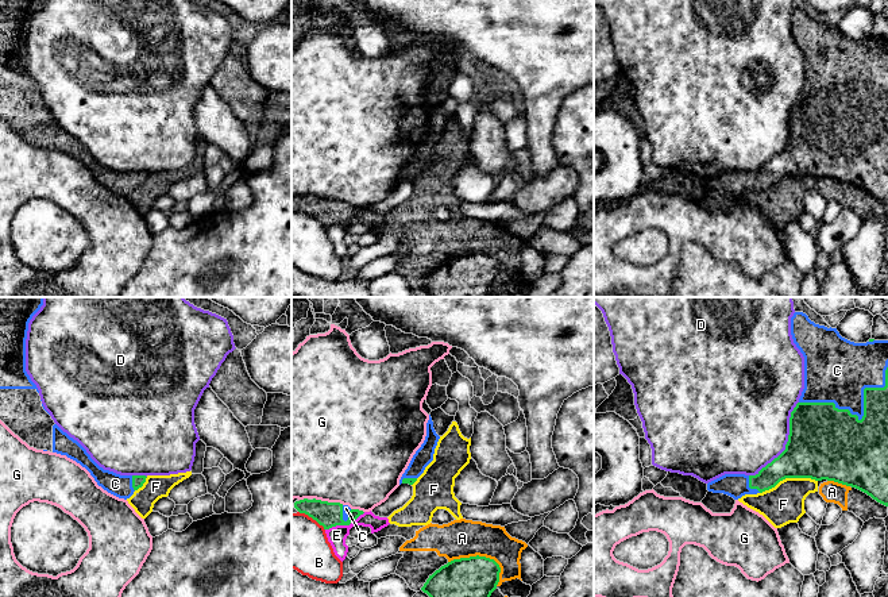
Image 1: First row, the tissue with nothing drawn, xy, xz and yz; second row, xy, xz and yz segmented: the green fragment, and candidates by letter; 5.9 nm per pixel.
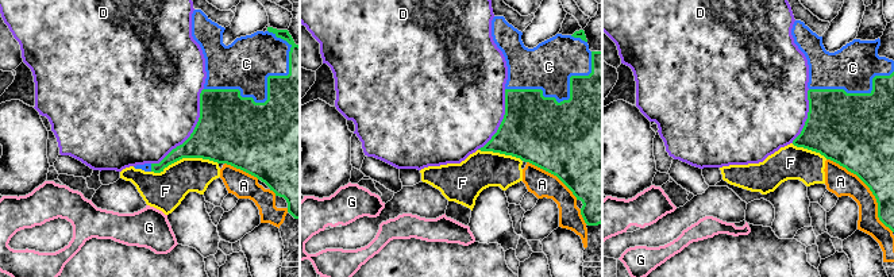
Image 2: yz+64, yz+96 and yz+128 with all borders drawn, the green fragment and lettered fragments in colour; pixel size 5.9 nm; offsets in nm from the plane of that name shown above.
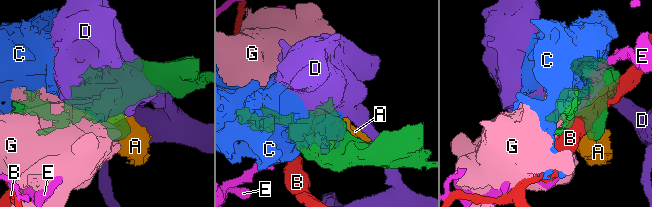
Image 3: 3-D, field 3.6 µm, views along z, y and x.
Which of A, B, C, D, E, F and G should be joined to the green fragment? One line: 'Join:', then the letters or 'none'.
Join: C

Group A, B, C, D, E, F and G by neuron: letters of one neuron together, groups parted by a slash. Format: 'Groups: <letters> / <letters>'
Groups: A F / B / C / D / E / G

